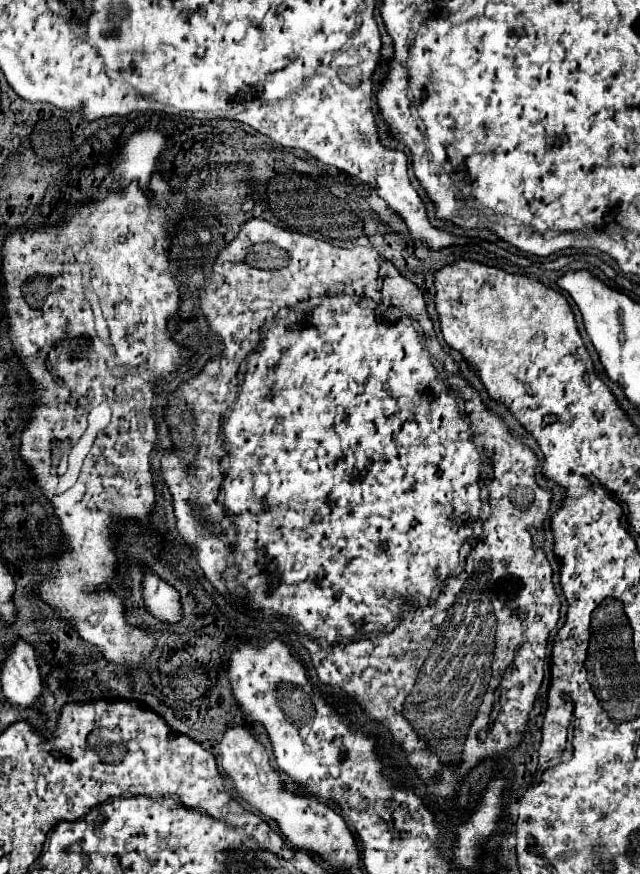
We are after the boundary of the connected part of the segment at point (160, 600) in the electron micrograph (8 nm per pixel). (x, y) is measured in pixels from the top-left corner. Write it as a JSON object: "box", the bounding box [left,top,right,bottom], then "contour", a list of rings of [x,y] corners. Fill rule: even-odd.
{"box":[143,569,181,623],"contour":[[[149,569],[143,573],[143,601],[145,609],[159,619],[169,623],[177,623],[181,619],[179,593]]]}

